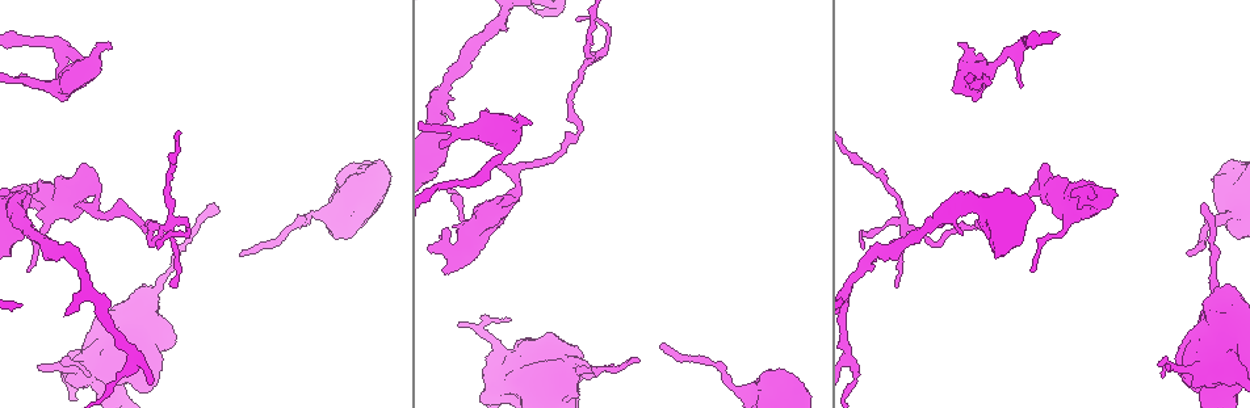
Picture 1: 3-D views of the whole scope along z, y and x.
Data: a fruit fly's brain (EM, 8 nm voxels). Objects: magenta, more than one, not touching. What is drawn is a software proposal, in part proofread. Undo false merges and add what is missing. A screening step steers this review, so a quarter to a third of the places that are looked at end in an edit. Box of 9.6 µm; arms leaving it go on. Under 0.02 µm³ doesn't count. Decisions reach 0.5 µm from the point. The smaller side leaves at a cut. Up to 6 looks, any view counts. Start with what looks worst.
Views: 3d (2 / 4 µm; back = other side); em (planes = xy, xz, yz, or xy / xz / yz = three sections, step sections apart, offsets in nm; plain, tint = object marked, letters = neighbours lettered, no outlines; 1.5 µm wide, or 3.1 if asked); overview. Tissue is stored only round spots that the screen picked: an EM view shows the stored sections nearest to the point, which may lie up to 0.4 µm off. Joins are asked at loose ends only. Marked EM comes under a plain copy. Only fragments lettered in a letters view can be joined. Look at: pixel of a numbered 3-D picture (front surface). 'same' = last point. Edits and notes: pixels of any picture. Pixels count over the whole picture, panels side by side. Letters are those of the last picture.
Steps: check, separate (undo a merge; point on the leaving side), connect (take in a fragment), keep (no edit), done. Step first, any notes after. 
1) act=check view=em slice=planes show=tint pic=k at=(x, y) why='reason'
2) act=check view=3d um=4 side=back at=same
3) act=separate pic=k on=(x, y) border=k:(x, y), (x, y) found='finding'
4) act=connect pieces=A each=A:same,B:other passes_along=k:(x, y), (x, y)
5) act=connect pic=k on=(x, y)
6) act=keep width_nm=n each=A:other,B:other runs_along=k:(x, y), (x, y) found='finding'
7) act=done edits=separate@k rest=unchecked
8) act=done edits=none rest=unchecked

act=check view=3d um=4 pic=1 at=(1166, 366) why='branch stops here'

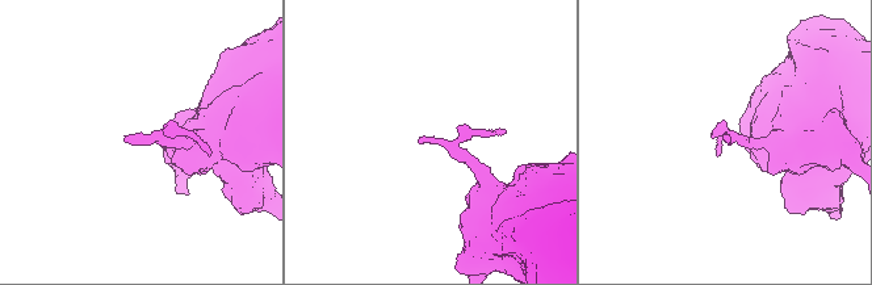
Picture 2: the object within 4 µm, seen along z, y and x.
act=check view=em slice=planes show=tint pic=2 at=(126, 135)

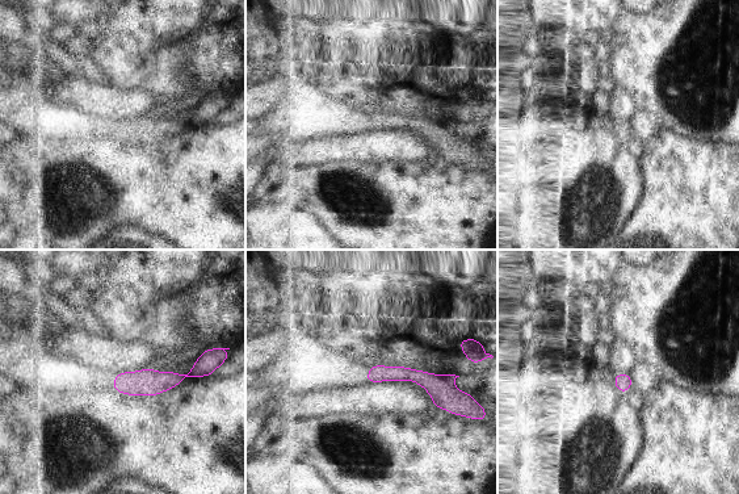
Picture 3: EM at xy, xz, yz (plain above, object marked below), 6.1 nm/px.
act=check view=em slice=planes show=letters at=same

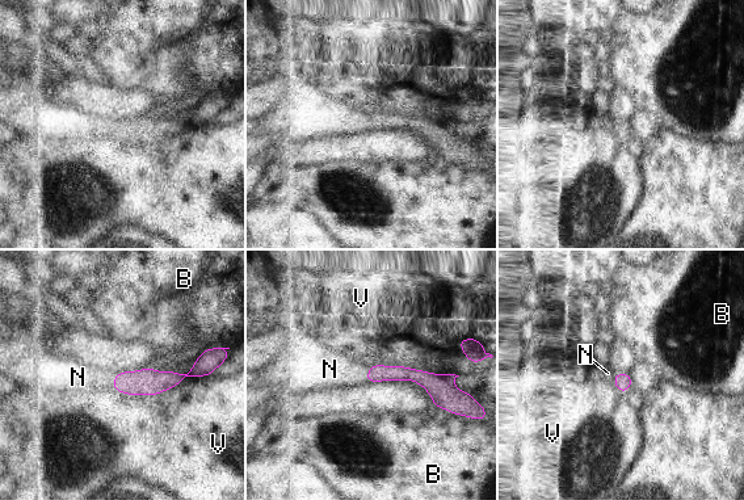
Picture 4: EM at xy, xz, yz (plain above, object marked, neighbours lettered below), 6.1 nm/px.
act=connect pieces=N width_nm=100 each=B:other,N:same,V:other found='the cell continues'

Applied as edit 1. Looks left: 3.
act=check view=em slice=planes show=tint pic=1 at=(13, 42)

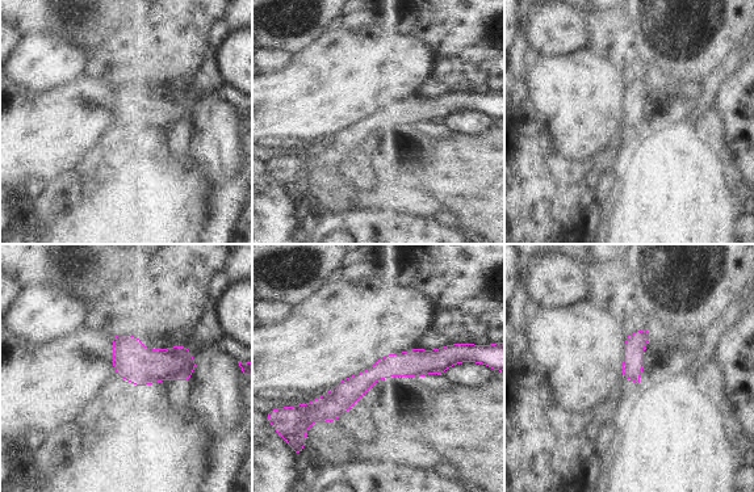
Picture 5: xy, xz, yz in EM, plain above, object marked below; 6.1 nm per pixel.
act=check view=em slice=planes show=letters at=same

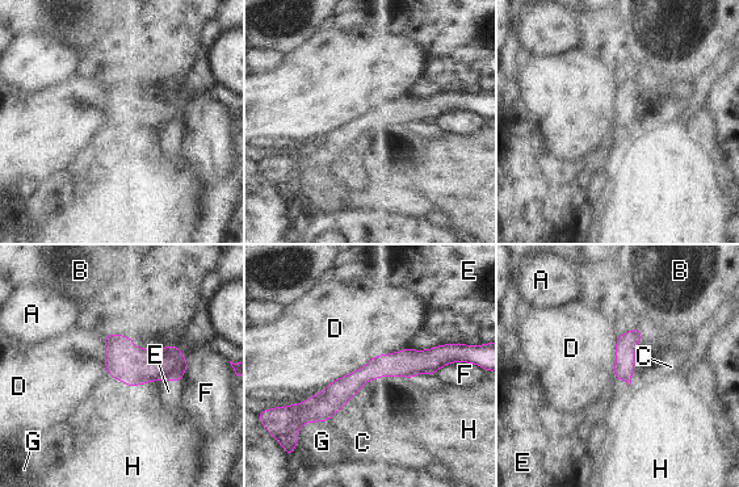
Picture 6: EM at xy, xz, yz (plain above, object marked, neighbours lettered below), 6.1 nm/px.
act=keep width_nm=130 longest_contact=D:650nm each=A:other,B:other,C:other,D:other,E:other,F:other,G:other,H:other found='continuous, no second cell'

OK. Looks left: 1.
act=done edits=connect@4 rest=unchecked

